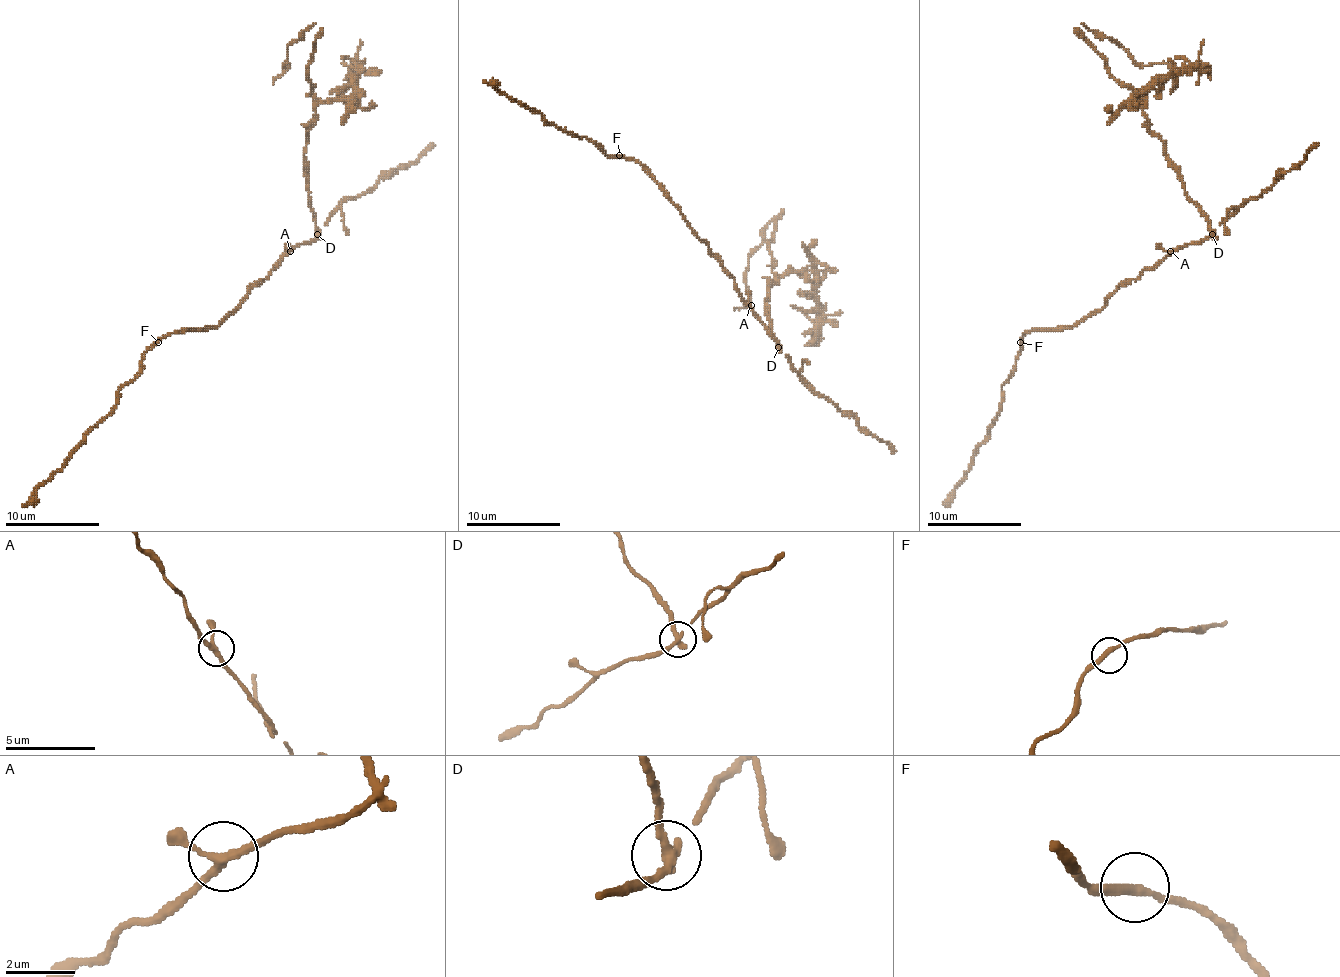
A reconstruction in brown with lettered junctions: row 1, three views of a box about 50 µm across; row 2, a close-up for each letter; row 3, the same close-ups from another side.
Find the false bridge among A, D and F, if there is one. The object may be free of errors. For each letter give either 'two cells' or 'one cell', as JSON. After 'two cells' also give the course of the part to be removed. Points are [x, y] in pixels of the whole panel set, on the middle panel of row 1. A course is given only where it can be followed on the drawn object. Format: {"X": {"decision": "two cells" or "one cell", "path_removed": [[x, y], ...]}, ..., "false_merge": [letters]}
{"A": {"decision": "one cell"}, "D": {"decision": "two cells", "path_removed": [[779, 348], [765, 303], [776, 277], [769, 242], [781, 212], [748, 256], [748, 301], [734, 308]]}, "F": {"decision": "one cell"}, "false_merge": ["D"]}

